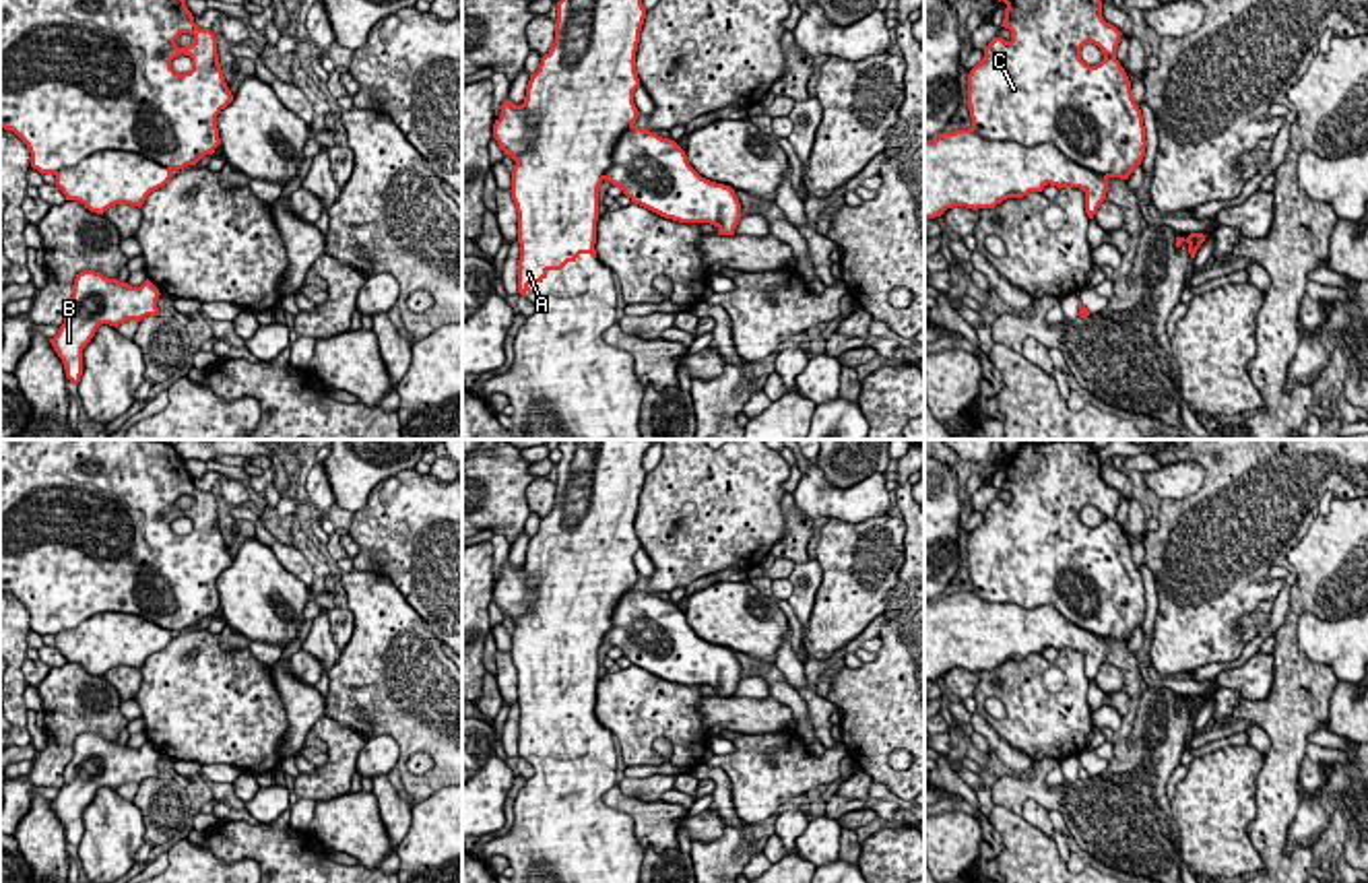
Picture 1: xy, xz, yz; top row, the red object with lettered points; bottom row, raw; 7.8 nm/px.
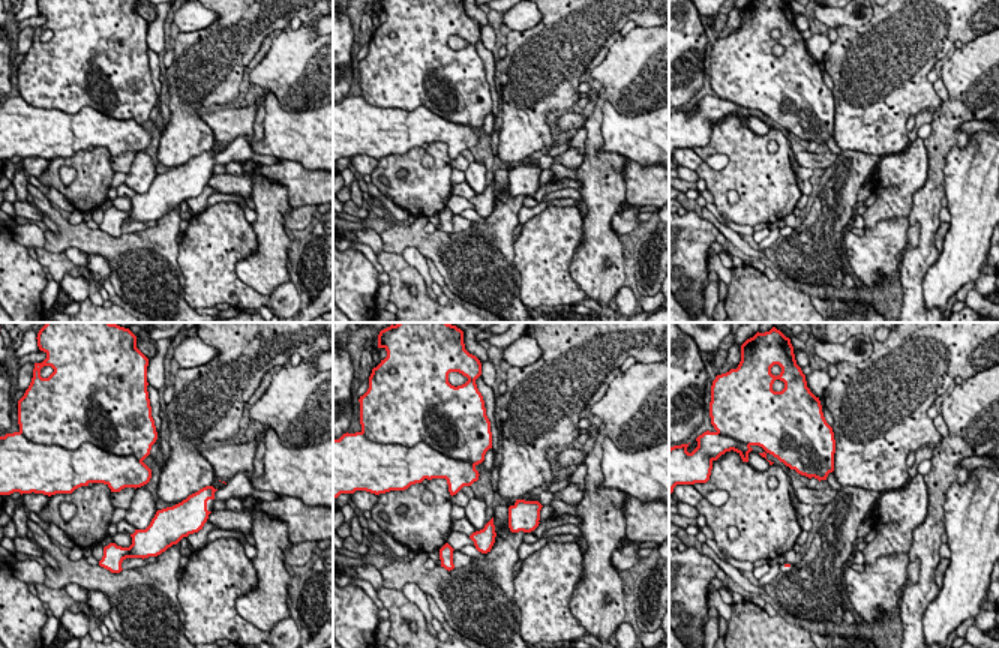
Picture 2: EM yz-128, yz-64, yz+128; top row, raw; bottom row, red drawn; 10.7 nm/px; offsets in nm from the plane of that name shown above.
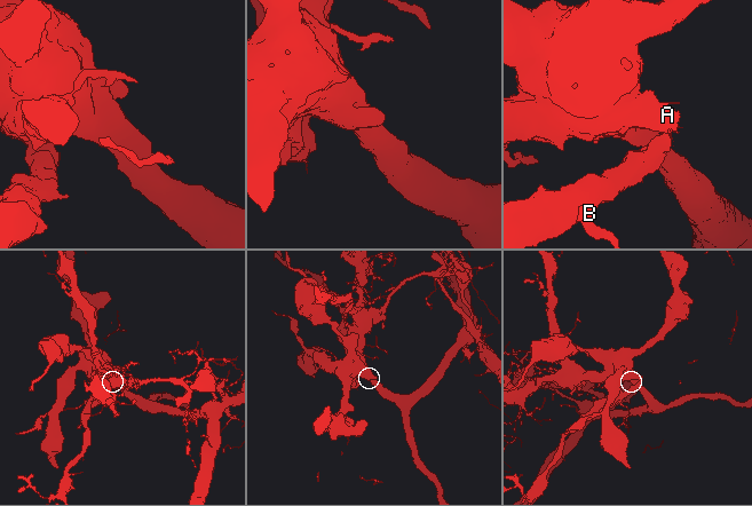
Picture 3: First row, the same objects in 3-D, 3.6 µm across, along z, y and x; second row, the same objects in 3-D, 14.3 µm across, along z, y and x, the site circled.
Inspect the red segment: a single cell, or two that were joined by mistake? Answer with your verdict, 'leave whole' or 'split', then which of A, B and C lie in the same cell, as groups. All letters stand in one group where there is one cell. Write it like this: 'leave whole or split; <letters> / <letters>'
split; A B / C

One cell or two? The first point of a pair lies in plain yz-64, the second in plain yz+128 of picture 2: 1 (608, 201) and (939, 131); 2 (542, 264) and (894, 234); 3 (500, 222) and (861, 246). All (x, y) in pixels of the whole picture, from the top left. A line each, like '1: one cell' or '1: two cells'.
1: one cell
2: one cell
3: two cells

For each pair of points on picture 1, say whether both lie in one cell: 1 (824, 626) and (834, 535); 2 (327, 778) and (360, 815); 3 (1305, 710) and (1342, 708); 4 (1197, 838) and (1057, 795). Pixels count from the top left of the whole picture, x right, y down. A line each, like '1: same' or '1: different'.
1: same
2: different
3: different
4: different

